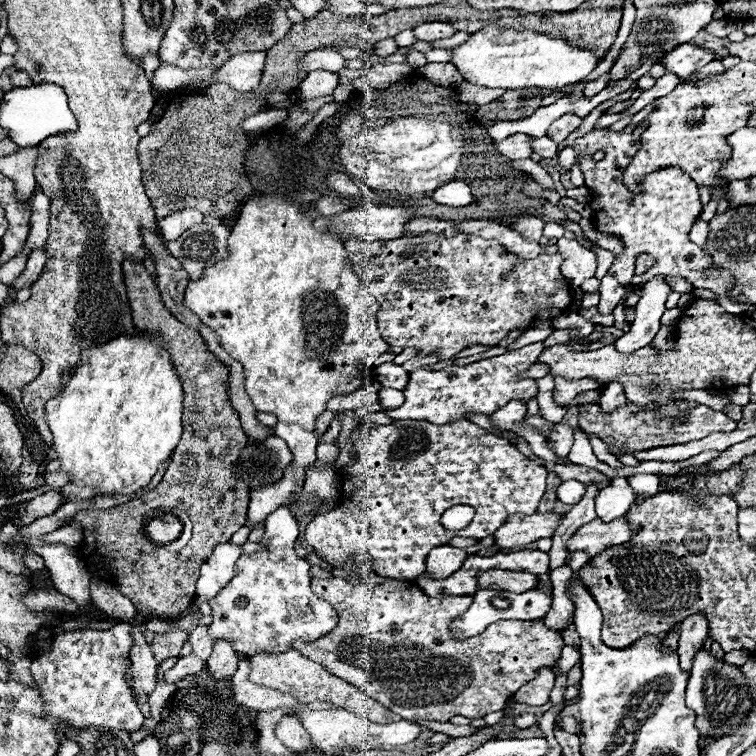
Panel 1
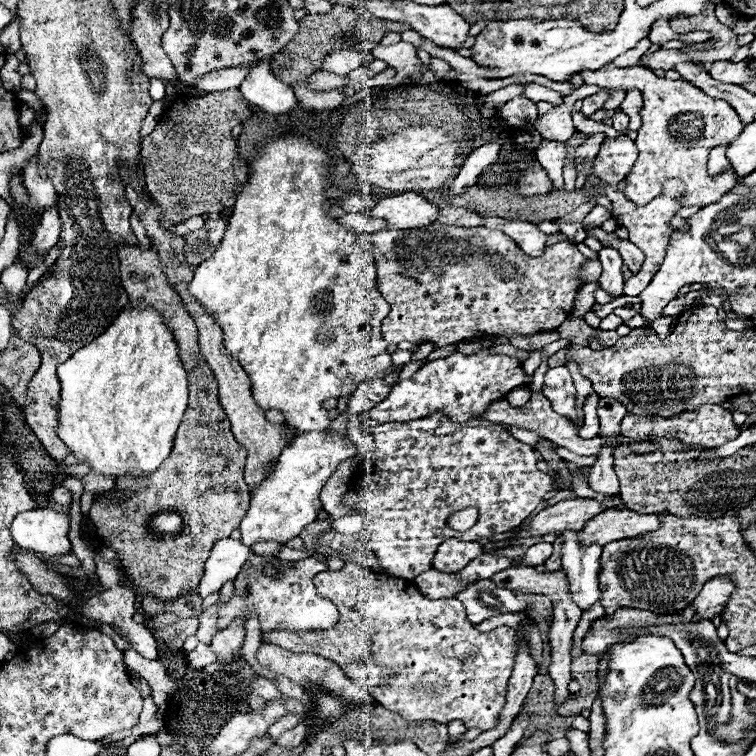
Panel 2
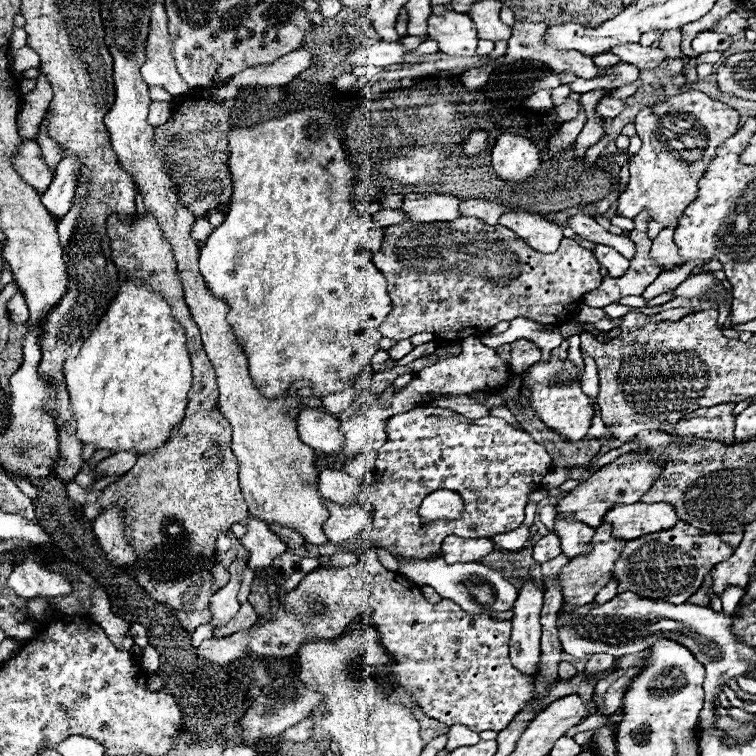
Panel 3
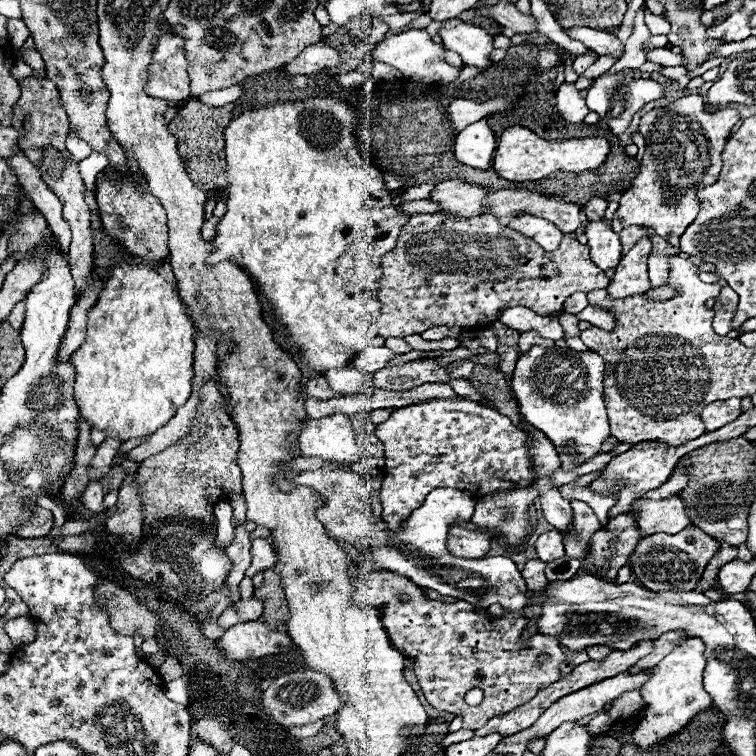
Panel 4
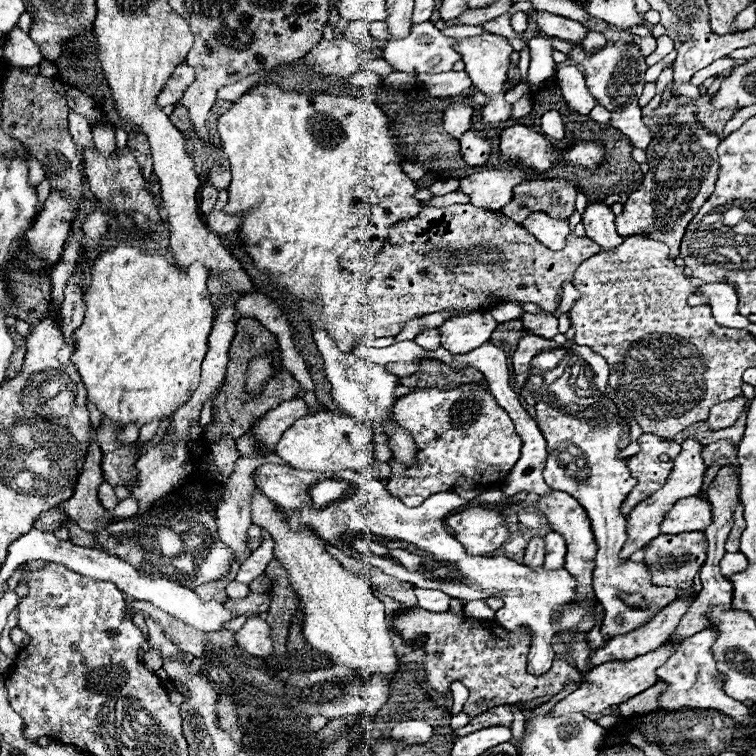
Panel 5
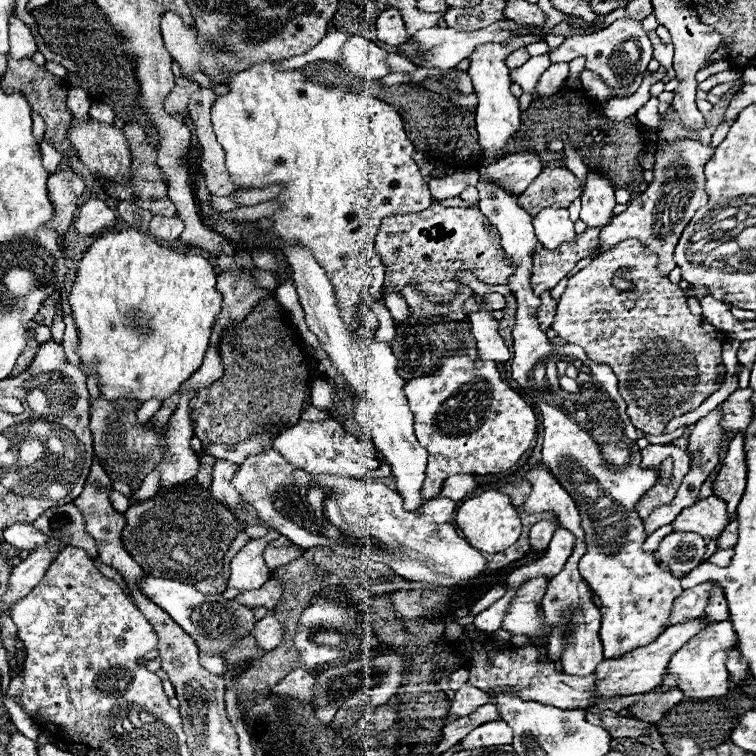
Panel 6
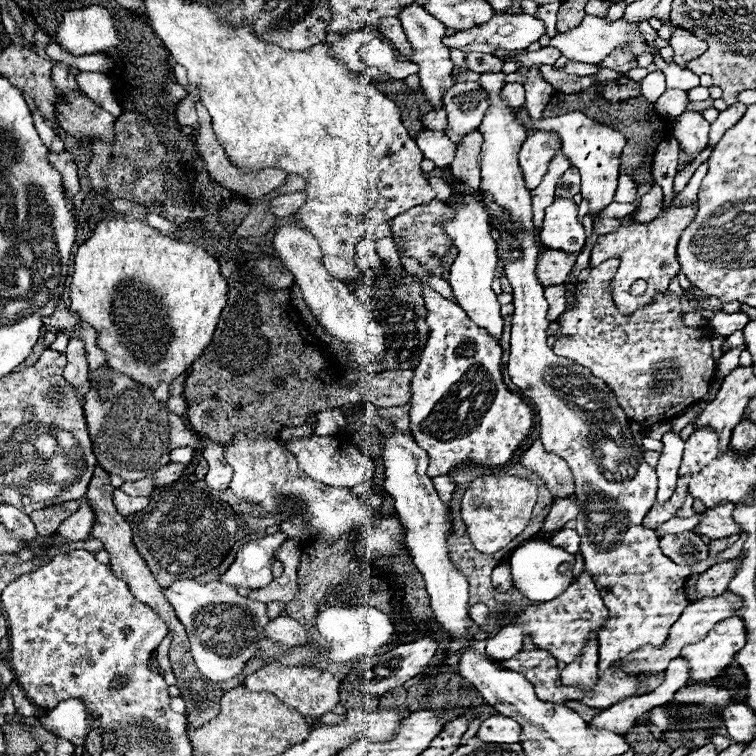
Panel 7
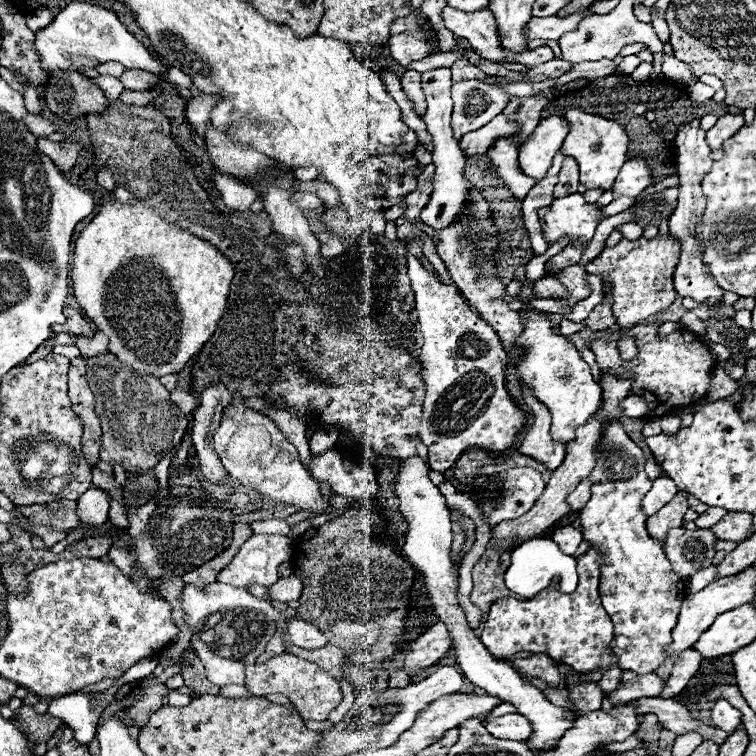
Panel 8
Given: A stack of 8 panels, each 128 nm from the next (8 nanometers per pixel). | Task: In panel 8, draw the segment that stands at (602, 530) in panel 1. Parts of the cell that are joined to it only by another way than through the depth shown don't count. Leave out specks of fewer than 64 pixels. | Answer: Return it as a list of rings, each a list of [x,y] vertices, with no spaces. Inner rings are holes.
[[[732,510],[722,520],[718,520],[710,530],[714,532],[714,536],[718,540],[742,542],[746,538],[750,526],[752,526],[752,514],[740,512],[740,510]]]

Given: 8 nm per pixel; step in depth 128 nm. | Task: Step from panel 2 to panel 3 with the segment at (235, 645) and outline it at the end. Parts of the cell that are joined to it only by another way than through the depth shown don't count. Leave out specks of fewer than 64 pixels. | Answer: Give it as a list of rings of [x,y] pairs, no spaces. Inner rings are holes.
[[[242,604],[240,612],[226,626],[214,630],[214,638],[226,638],[226,636],[232,636],[236,632],[246,632],[256,624],[256,620],[258,620],[258,616],[256,616],[254,608],[250,604]]]

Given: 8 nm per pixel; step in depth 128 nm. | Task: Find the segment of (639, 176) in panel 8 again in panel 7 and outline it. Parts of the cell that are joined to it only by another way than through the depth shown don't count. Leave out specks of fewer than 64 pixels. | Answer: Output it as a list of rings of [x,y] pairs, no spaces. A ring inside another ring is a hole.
[[[620,176],[616,202],[634,202],[634,200],[636,200],[636,182],[630,176]]]

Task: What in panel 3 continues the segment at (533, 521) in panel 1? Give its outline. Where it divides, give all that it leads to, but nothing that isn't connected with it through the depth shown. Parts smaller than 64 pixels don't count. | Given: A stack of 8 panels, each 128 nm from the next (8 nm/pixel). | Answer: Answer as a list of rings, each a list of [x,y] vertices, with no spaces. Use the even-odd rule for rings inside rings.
[[[624,454],[618,460],[610,462],[608,466],[600,468],[594,476],[590,476],[584,484],[576,486],[564,498],[560,498],[556,504],[556,514],[562,518],[574,518],[576,522],[582,522],[592,528],[598,528],[602,524],[604,514],[612,506],[638,502],[640,494],[644,494],[644,490],[648,490],[648,486],[652,486],[652,482],[656,480],[656,474],[660,474],[660,466],[662,464],[650,462],[648,456]]]

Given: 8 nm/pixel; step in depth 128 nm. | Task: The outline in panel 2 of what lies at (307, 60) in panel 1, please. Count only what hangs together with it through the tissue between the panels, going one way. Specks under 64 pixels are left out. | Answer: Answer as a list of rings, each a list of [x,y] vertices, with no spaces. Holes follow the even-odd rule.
[[[340,50],[340,52],[332,52],[324,58],[322,70],[332,72],[332,74],[342,74],[346,76],[348,72],[352,72],[354,68],[358,68],[364,60],[372,60],[370,52],[352,52],[352,50]]]

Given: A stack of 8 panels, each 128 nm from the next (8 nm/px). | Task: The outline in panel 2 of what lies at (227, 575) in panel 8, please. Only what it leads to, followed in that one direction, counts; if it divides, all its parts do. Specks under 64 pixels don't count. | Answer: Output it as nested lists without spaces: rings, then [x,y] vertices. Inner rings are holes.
[[[482,350],[474,356],[462,356],[456,352],[446,358],[432,360],[416,370],[410,378],[396,382],[388,398],[362,413],[360,422],[367,417],[380,422],[408,422],[440,412],[448,420],[464,424],[482,416],[490,404],[506,398],[506,394],[514,388],[528,386],[530,382],[532,378],[524,372],[522,360],[498,354],[492,356],[488,350]],[[304,432],[286,446],[278,458],[276,470],[254,488],[250,508],[240,524],[242,544],[252,546],[258,540],[272,540],[278,544],[286,544],[290,538],[298,536],[300,530],[314,522],[318,512],[322,510],[320,504],[320,490],[326,480],[332,476],[336,466],[344,460],[357,455],[357,446],[349,435],[328,436],[324,432]]]

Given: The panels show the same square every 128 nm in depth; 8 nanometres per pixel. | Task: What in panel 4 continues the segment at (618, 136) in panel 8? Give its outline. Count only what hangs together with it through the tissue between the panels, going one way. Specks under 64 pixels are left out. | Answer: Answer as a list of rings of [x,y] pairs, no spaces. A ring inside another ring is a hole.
[[[606,218],[600,222],[590,222],[586,228],[588,246],[590,246],[590,258],[596,266],[602,270],[616,268],[622,260],[622,246],[616,232],[610,230]]]

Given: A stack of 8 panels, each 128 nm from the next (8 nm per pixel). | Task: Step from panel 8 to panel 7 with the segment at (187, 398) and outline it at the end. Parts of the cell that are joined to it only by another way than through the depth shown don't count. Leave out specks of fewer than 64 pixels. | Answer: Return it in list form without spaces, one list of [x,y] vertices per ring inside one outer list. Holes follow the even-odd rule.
[[[170,396],[166,402],[166,408],[178,416],[182,416],[186,412],[186,400],[182,396]]]

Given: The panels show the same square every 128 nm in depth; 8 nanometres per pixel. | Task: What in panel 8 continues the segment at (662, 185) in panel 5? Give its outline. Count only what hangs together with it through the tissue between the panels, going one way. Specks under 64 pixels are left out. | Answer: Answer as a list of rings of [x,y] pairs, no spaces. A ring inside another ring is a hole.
[[[668,232],[658,234],[656,238],[638,238],[638,240],[626,240],[622,238],[616,246],[604,248],[598,258],[586,264],[588,274],[596,274],[602,280],[608,280],[612,290],[608,292],[608,298],[612,298],[612,312],[620,324],[622,334],[626,334],[630,328],[634,328],[638,322],[666,310],[674,298],[676,290],[672,284],[674,270],[680,260],[680,242]]]

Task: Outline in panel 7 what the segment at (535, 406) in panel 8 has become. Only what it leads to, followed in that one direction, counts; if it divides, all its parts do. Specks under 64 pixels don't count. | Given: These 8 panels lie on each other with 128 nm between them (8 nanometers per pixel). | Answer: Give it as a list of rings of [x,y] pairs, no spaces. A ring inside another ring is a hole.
[[[536,440],[520,458],[520,464],[530,472],[538,474],[544,480],[546,488],[550,490],[552,498],[570,498],[574,494],[572,486],[572,472],[562,458],[548,454],[540,440]]]

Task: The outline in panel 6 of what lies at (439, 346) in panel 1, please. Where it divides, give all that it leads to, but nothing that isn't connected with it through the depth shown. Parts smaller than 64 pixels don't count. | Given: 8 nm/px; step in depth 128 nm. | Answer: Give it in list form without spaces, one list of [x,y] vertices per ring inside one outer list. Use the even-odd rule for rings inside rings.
[[[432,204],[420,214],[386,218],[376,236],[376,254],[386,272],[380,298],[382,304],[386,290],[402,294],[404,286],[412,284],[412,278],[416,278],[416,290],[424,292],[428,302],[448,304],[460,288],[456,272],[472,272],[488,286],[508,284],[508,278],[516,272],[502,250],[498,234],[488,230],[488,220],[478,208],[446,208],[442,204]],[[586,230],[576,234],[576,240],[566,242],[556,250],[536,246],[532,254],[532,290],[536,296],[550,292],[574,266],[586,256],[596,256],[600,252],[598,230]]]

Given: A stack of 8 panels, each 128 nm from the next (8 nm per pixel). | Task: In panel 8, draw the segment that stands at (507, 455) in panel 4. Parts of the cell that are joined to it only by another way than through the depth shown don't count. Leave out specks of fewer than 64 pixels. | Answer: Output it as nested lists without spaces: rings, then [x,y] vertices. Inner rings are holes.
[[[406,254],[408,258],[408,276],[412,280],[412,290],[416,294],[416,314],[422,330],[422,350],[420,350],[420,378],[426,386],[426,396],[422,402],[422,418],[418,426],[418,436],[426,444],[430,454],[430,470],[446,472],[454,466],[454,462],[468,450],[468,448],[482,448],[490,454],[502,454],[508,450],[516,436],[522,432],[526,424],[524,412],[508,394],[504,380],[506,380],[506,350],[500,344],[498,334],[464,302],[462,294],[458,294],[456,286],[442,284],[432,274],[428,274],[422,264]]]

